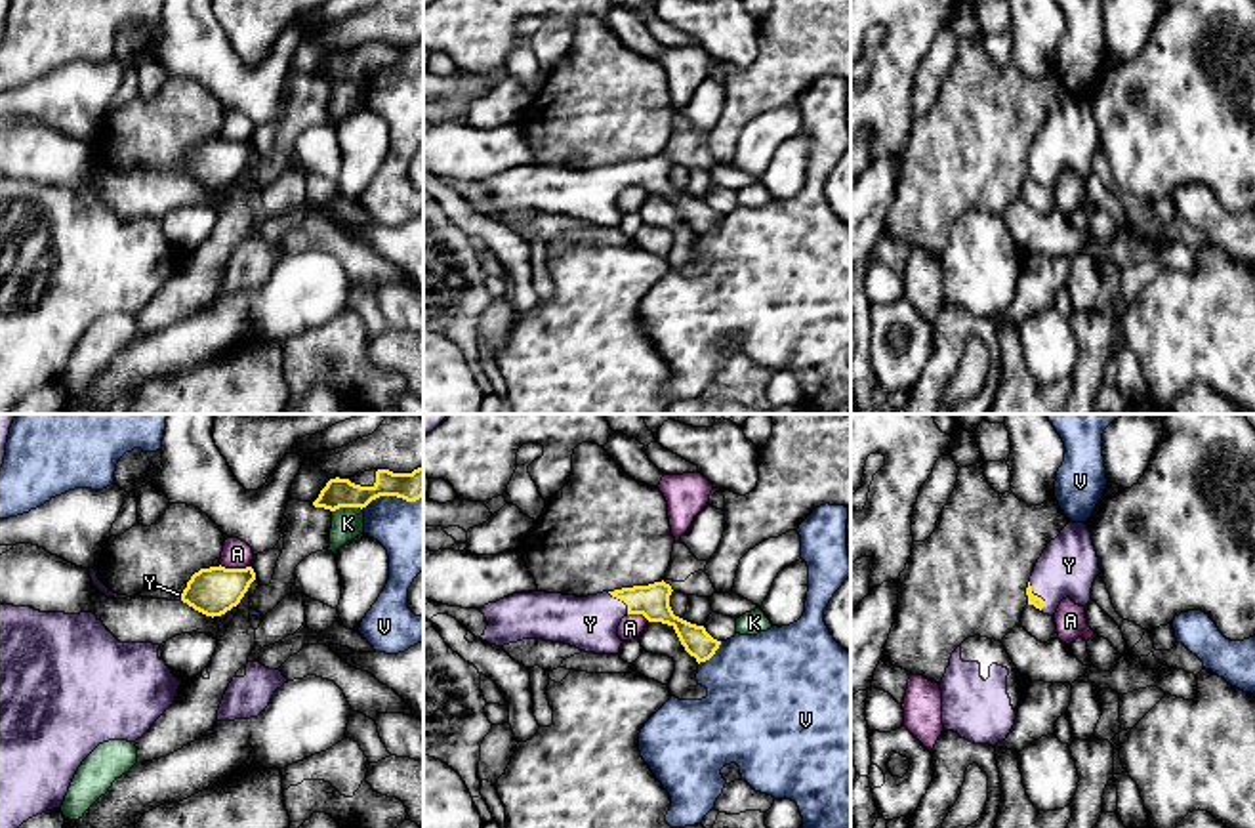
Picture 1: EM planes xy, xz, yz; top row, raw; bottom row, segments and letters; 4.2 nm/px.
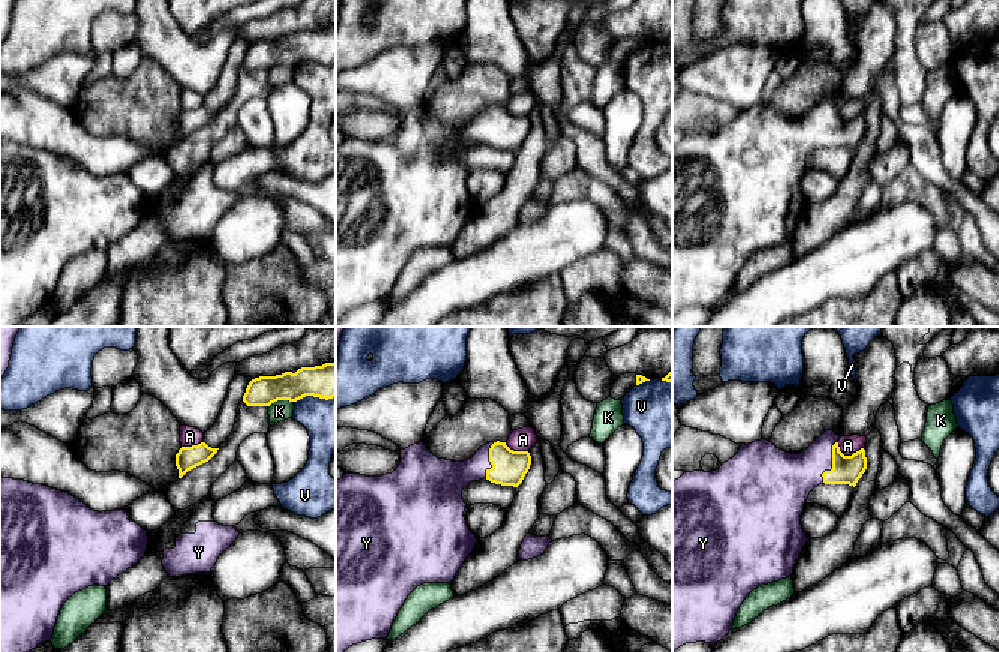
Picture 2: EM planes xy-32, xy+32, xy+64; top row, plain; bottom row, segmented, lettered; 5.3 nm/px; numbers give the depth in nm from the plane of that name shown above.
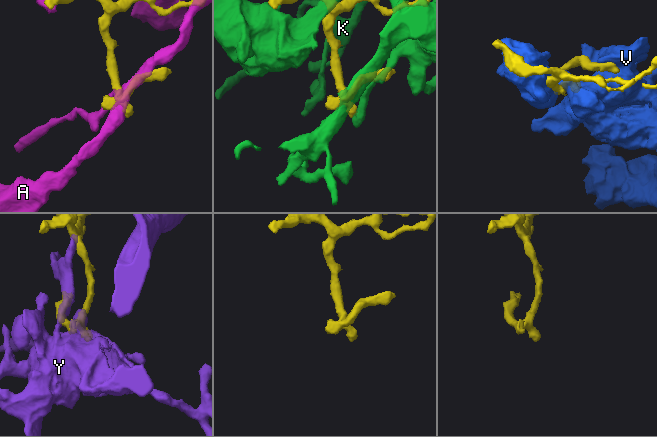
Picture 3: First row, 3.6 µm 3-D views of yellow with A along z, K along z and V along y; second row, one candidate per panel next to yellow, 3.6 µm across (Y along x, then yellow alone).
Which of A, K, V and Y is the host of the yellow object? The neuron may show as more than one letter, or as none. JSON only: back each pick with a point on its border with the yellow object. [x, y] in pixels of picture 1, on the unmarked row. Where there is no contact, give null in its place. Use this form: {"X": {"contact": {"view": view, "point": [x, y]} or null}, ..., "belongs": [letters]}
{"Y": {"contact": {"view": "yz", "point": [1036, 168]}}, "belongs": ["Y"]}

